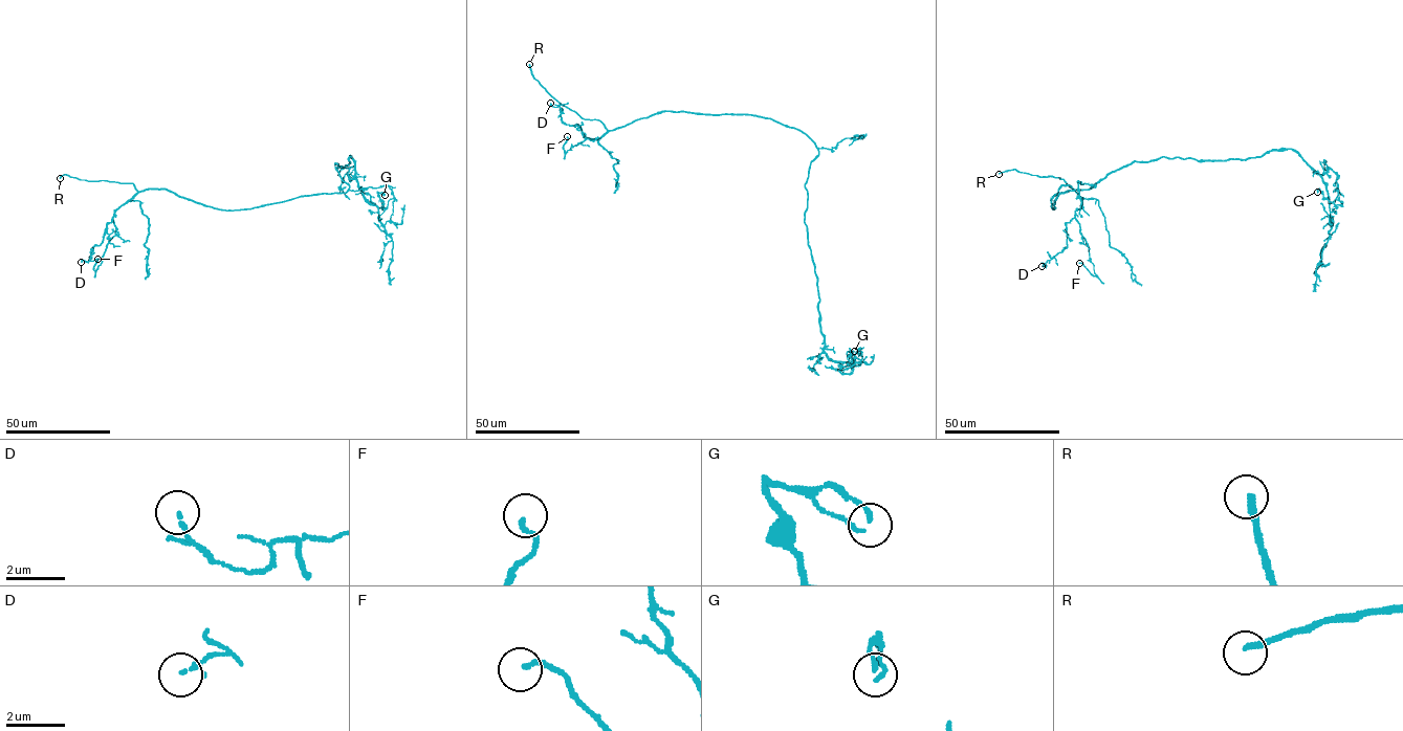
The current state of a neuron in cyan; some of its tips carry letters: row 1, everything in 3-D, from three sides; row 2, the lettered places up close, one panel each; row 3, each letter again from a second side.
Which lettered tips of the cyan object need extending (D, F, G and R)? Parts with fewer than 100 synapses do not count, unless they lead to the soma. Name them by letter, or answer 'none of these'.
R

